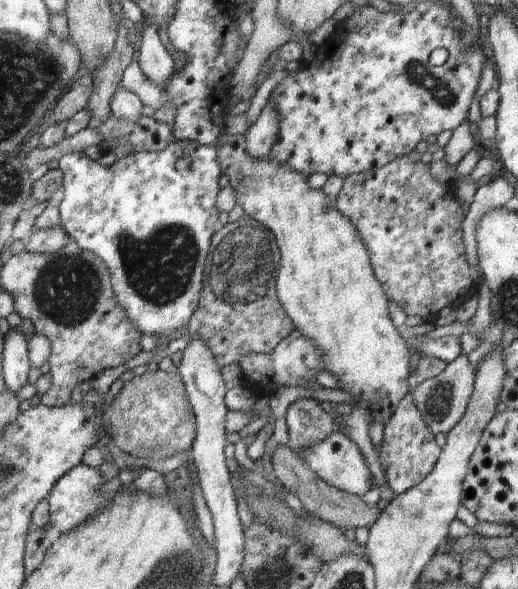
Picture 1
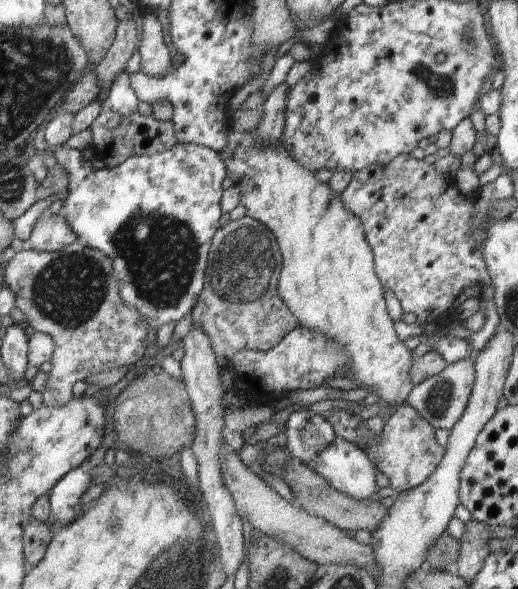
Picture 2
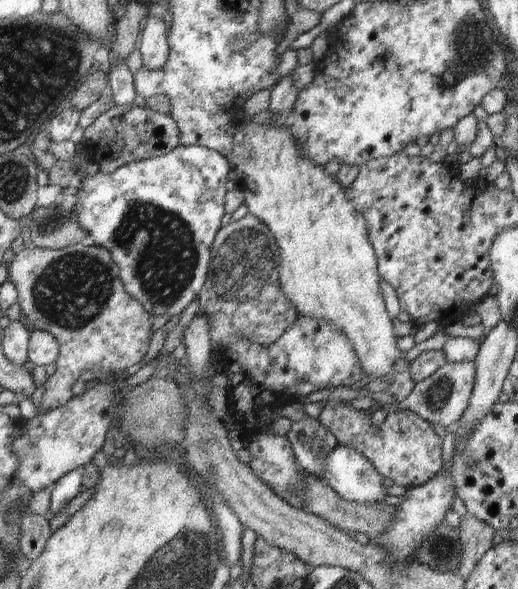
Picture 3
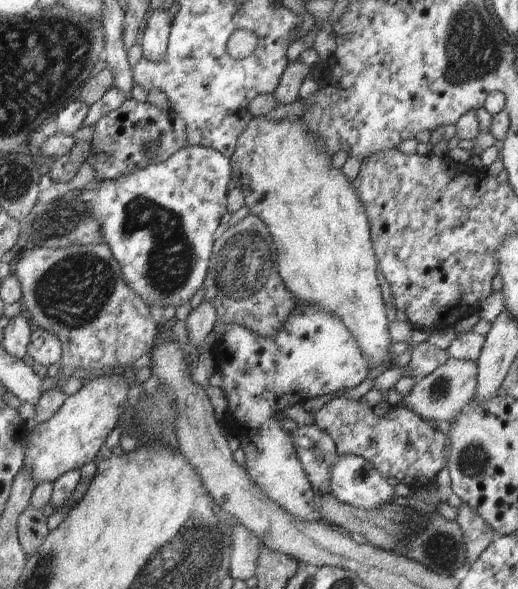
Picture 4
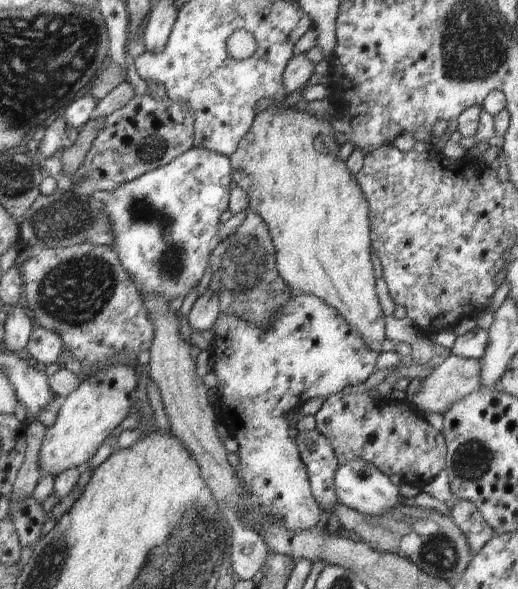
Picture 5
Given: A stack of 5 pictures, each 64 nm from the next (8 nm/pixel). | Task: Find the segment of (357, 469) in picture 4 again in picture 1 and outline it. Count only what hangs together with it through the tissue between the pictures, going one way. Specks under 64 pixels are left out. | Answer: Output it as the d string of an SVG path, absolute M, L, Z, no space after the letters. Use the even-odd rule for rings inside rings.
M338 430L313 447L303 448L299 454L322 480L341 491L362 497L363 494L373 488L372 473L370 473L358 445Z

